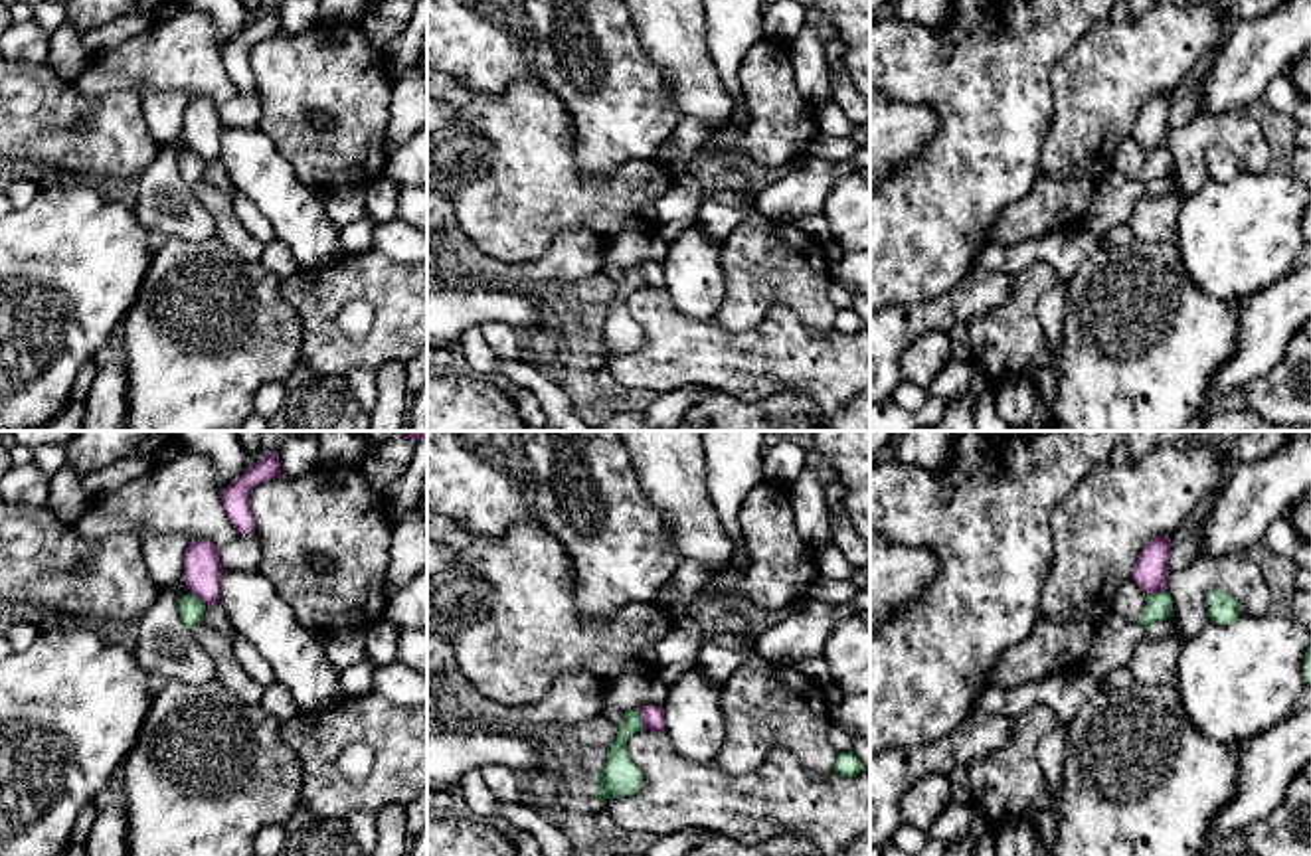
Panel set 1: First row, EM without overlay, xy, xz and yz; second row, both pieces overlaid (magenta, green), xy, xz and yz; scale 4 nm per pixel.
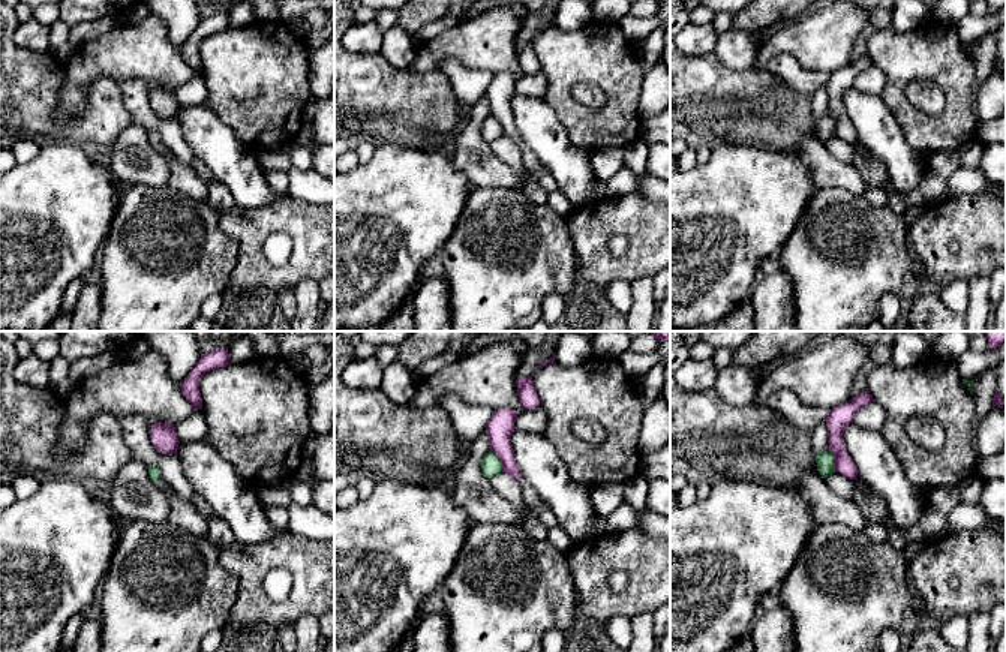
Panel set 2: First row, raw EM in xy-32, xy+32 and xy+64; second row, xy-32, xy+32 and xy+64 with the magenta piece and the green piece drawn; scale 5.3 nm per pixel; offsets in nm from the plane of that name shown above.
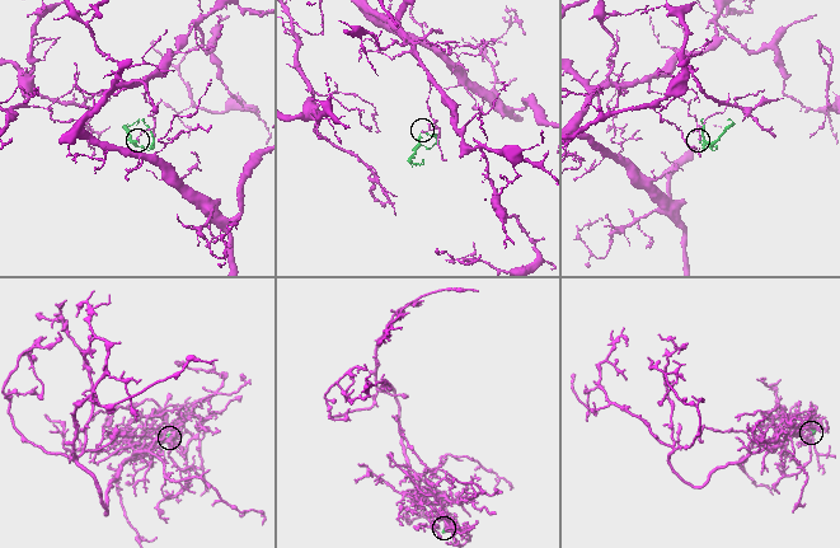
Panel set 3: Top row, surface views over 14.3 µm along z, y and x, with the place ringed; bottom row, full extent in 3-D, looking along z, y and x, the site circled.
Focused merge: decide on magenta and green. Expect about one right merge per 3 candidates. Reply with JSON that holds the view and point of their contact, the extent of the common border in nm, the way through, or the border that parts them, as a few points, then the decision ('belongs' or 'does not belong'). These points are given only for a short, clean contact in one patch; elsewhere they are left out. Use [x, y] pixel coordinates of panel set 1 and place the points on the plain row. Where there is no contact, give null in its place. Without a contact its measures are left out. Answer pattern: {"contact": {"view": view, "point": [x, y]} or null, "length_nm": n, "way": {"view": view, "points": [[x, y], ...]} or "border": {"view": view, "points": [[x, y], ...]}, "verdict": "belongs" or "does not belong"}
{"contact": {"view": "xz", "point": [641, 273]}, "length_nm": 90, "verdict": "does not belong"}

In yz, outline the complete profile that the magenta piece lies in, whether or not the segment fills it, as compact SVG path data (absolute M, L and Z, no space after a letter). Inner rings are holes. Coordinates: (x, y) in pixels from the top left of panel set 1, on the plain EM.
M1157 93L1153 95L1135 121L1131 136L1147 150L1159 150L1167 146L1169 138L1169 113L1171 113L1171 95Z

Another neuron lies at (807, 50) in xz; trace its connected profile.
M805 24L799 36L789 42L793 73L801 95L817 109L830 101L830 77L825 59L825 42L817 28Z

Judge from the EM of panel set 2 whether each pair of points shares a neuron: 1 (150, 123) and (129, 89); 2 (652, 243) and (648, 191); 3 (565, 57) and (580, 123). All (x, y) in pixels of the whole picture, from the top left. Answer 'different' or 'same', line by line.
1: same
2: different
3: same

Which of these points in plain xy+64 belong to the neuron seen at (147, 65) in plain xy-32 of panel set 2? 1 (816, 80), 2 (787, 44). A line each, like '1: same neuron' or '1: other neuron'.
1: other neuron
2: same neuron

